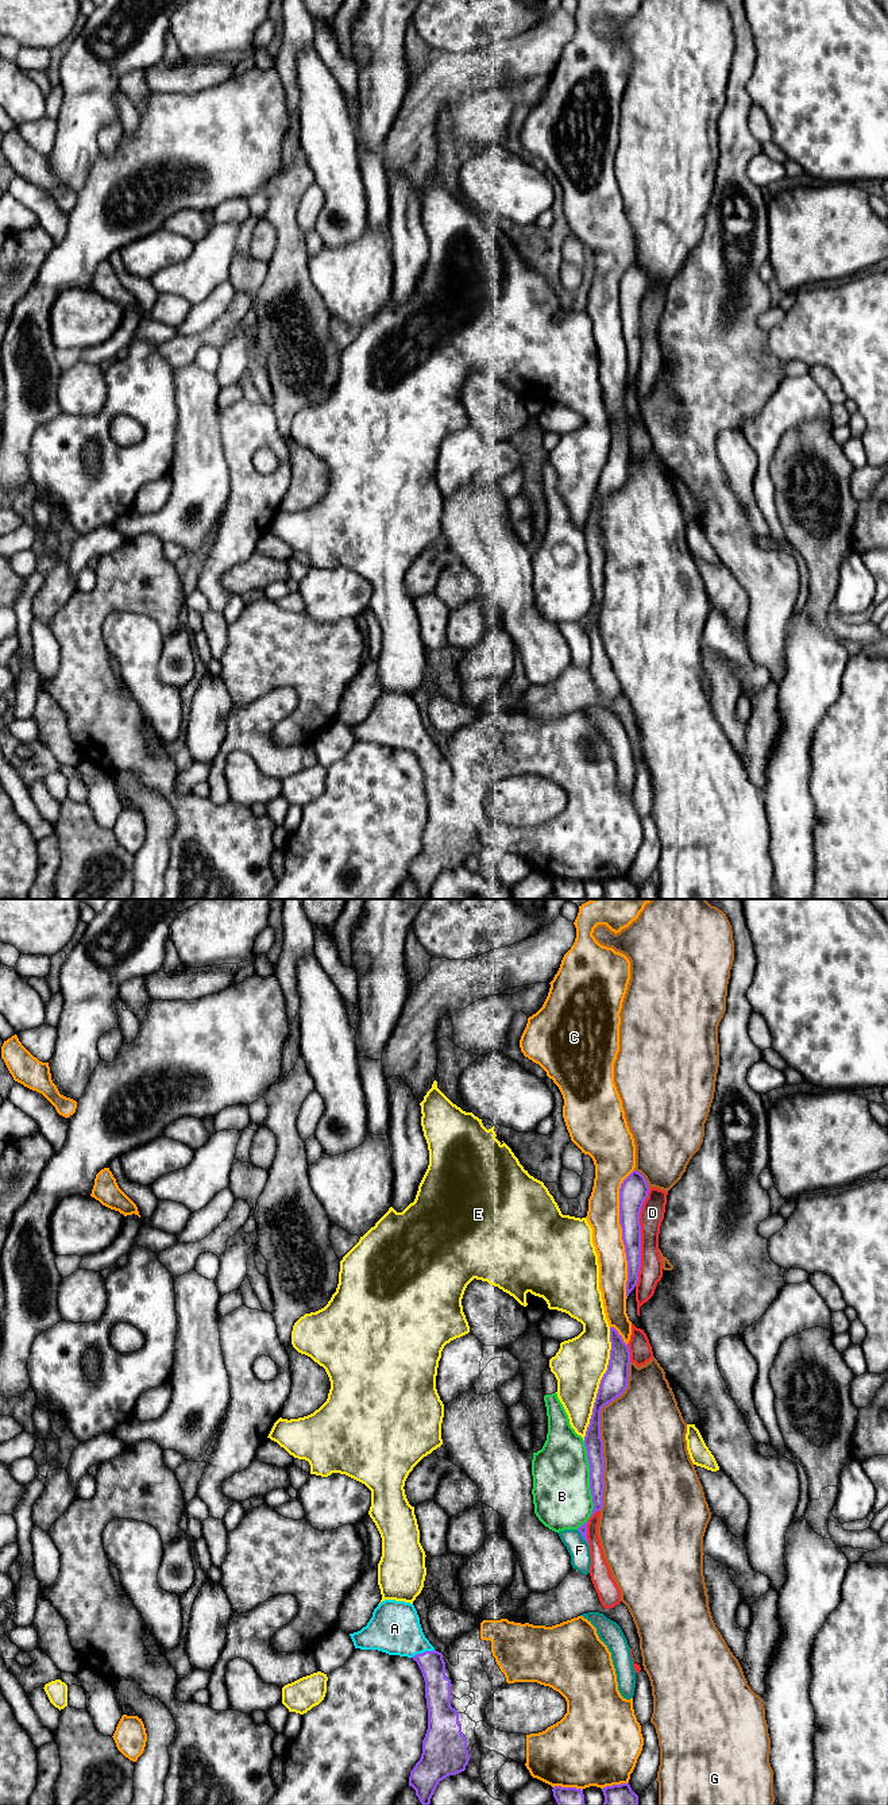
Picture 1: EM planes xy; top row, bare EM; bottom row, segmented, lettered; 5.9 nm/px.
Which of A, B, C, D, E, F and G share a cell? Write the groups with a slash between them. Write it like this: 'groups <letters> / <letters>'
groups A / B / C / D / E / F / G

